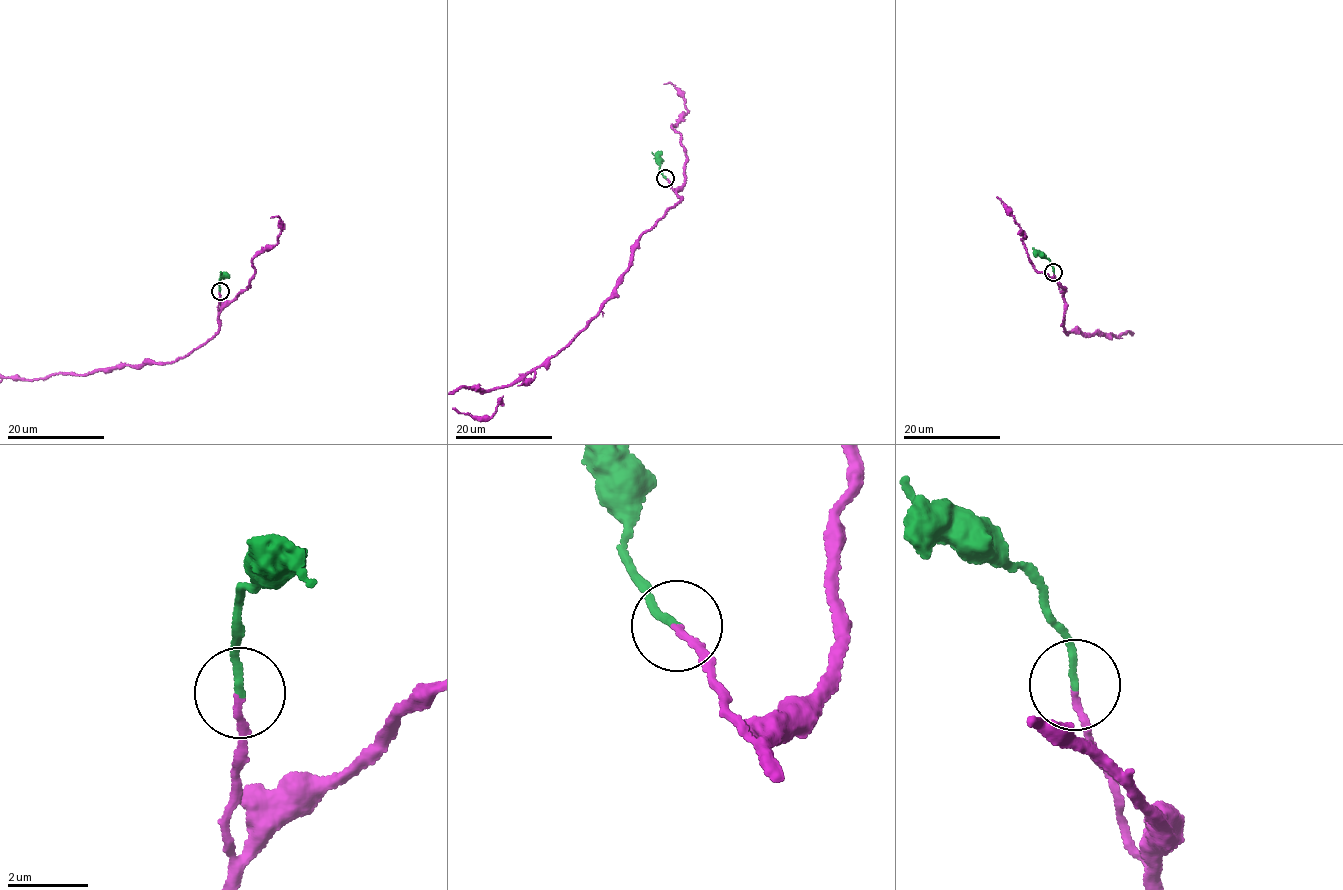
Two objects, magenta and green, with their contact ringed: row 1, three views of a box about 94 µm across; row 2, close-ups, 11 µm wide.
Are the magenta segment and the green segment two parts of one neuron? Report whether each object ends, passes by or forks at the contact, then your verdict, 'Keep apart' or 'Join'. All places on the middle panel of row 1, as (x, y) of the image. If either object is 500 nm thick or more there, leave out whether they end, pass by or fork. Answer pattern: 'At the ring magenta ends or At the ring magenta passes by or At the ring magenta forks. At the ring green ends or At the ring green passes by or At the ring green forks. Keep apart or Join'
At the ring magenta ends. At the ring green ends. Join

